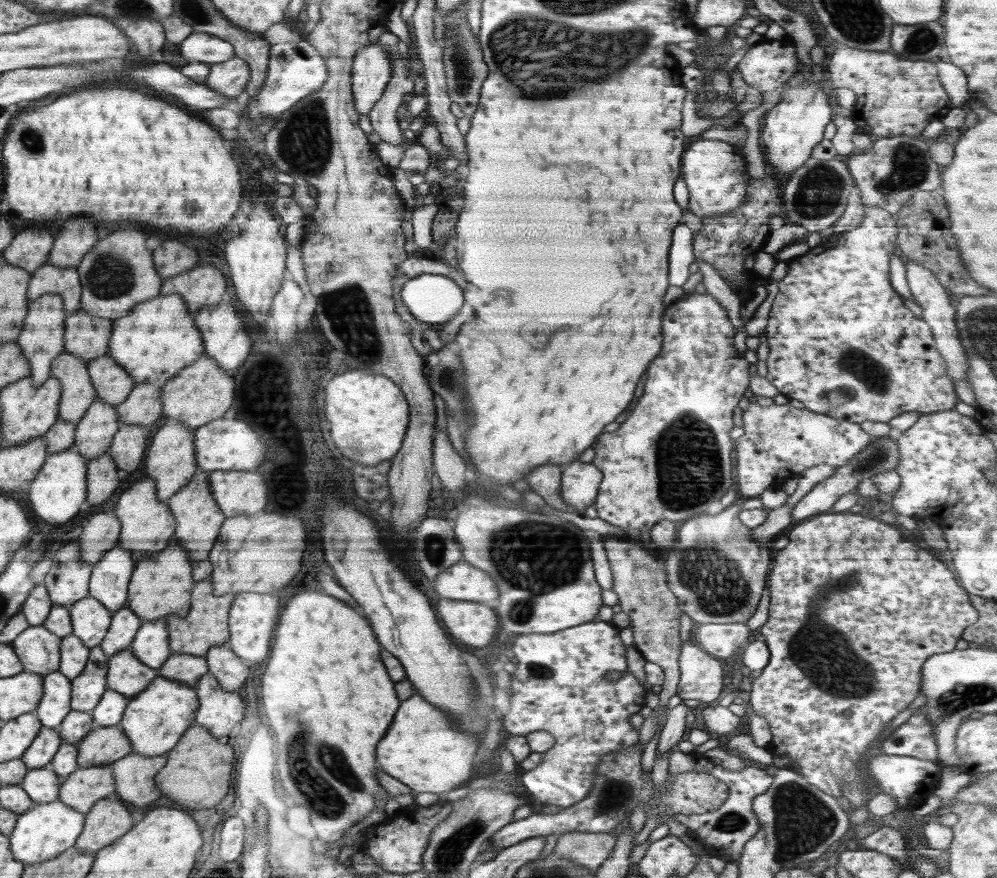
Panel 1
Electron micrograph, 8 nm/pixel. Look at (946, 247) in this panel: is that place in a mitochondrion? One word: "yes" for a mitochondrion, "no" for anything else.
no

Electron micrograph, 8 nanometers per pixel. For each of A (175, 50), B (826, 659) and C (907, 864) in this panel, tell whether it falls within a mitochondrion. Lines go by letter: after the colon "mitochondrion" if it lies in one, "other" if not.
A: other
B: mitochondrion
C: other

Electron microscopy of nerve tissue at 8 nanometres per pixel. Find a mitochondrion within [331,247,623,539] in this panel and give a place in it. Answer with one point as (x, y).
(448, 377)

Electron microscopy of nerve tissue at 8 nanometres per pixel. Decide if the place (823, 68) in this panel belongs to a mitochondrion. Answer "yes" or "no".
no

